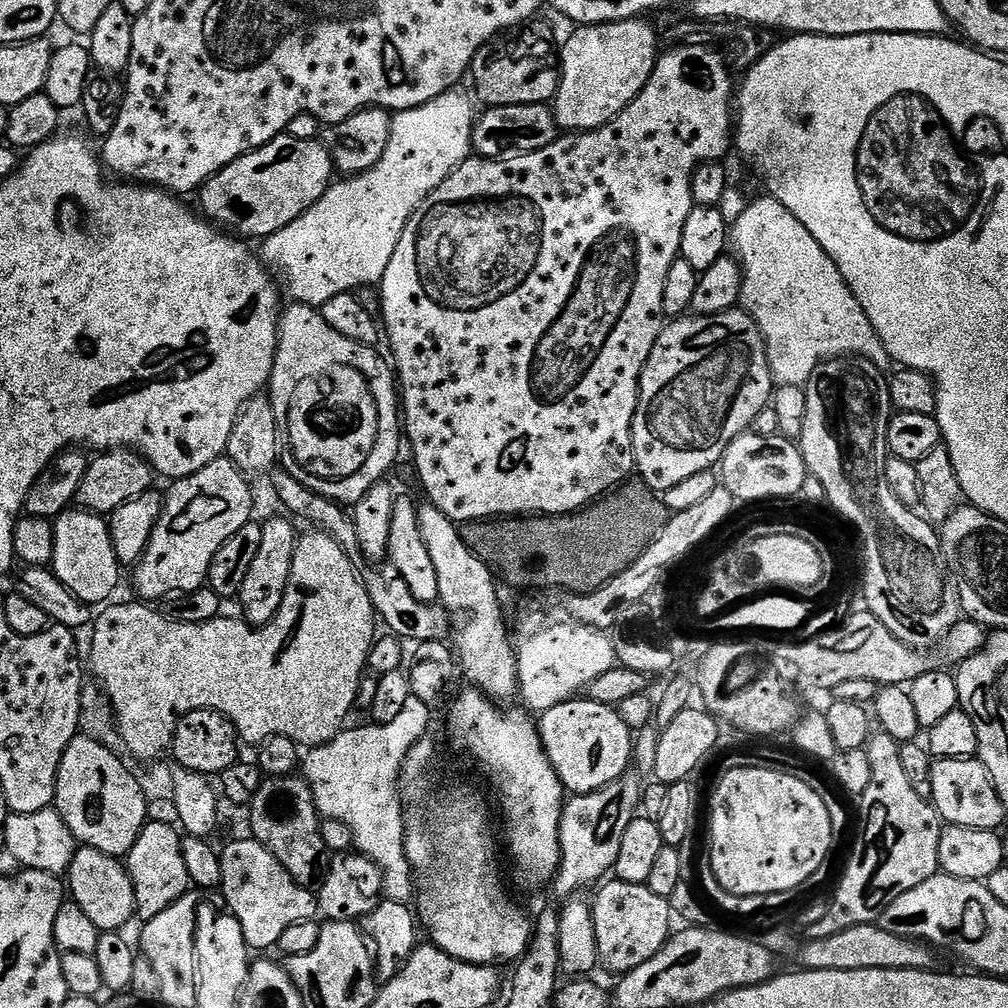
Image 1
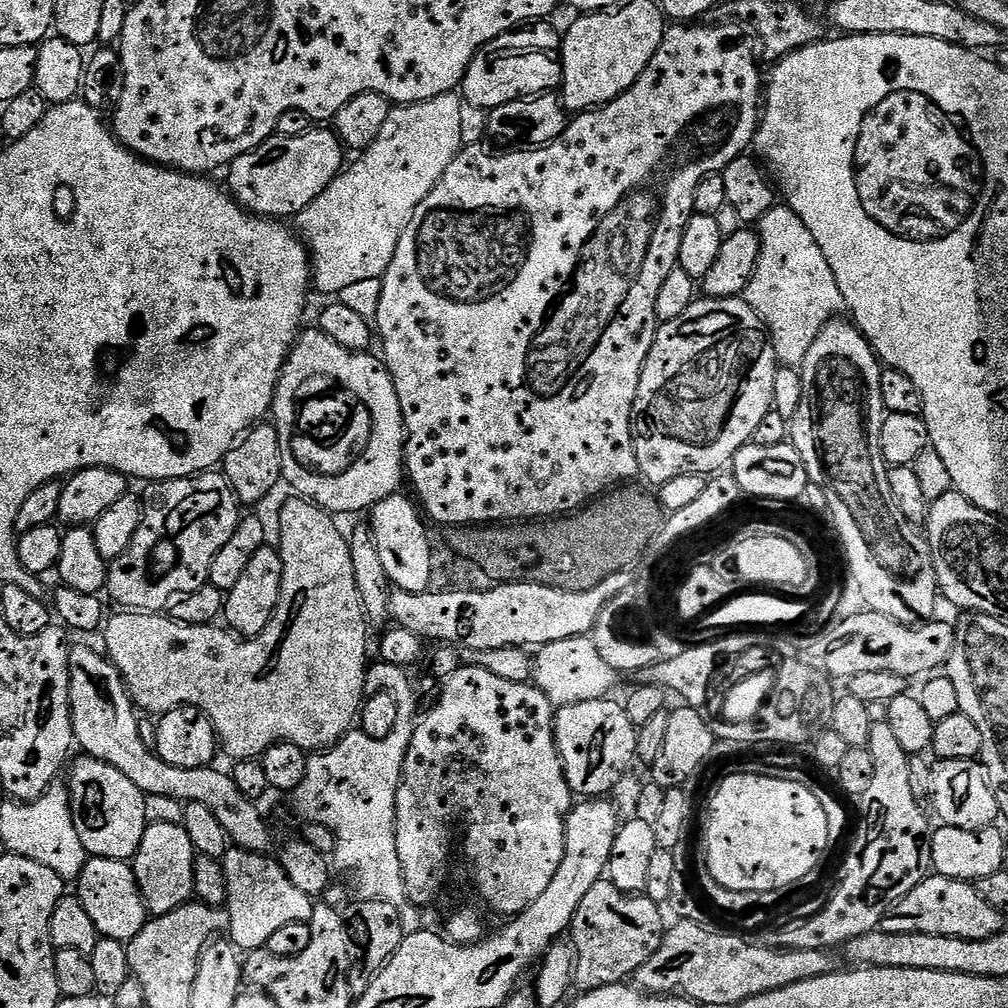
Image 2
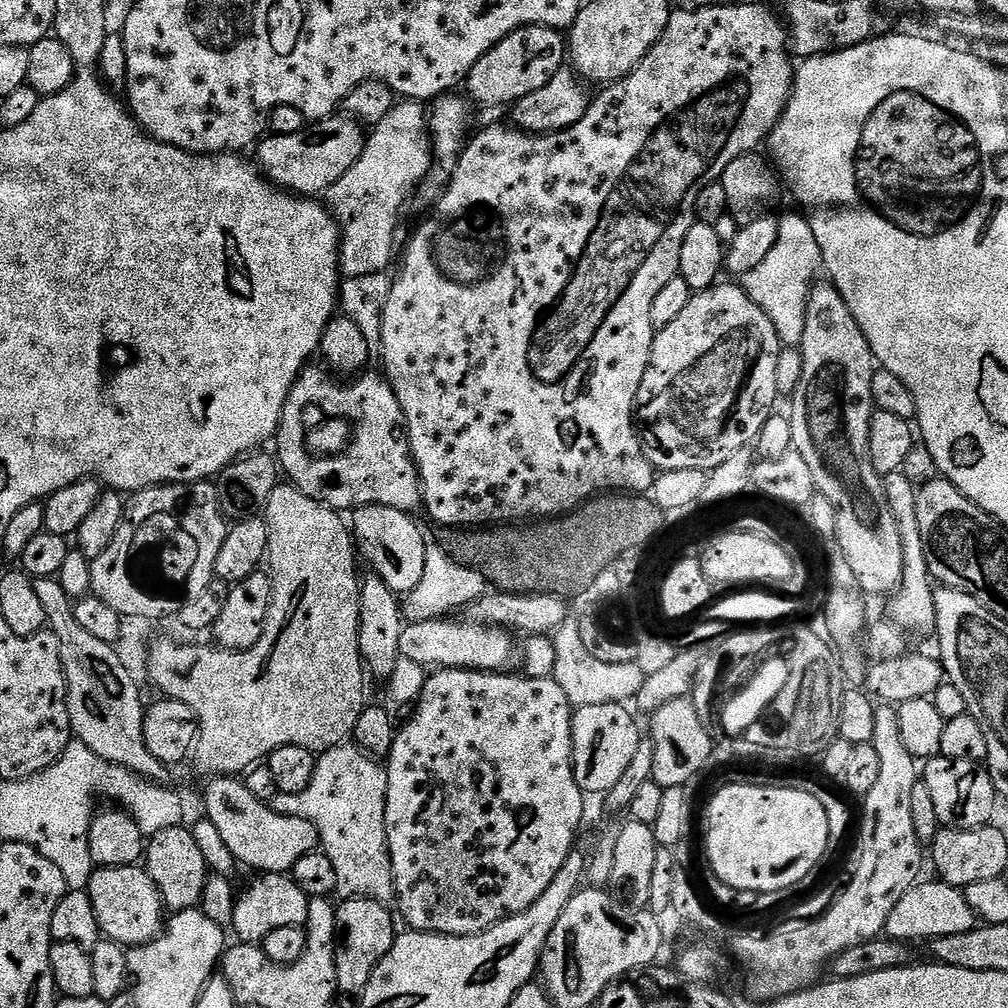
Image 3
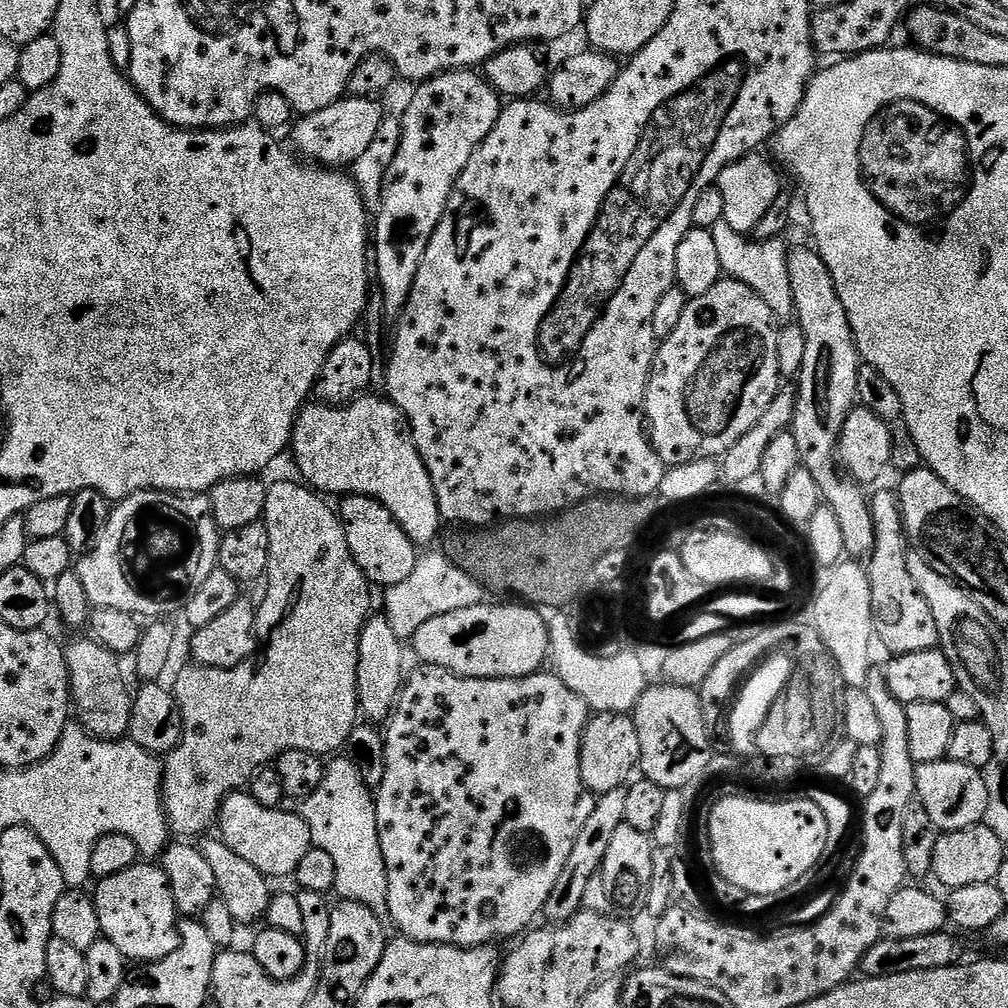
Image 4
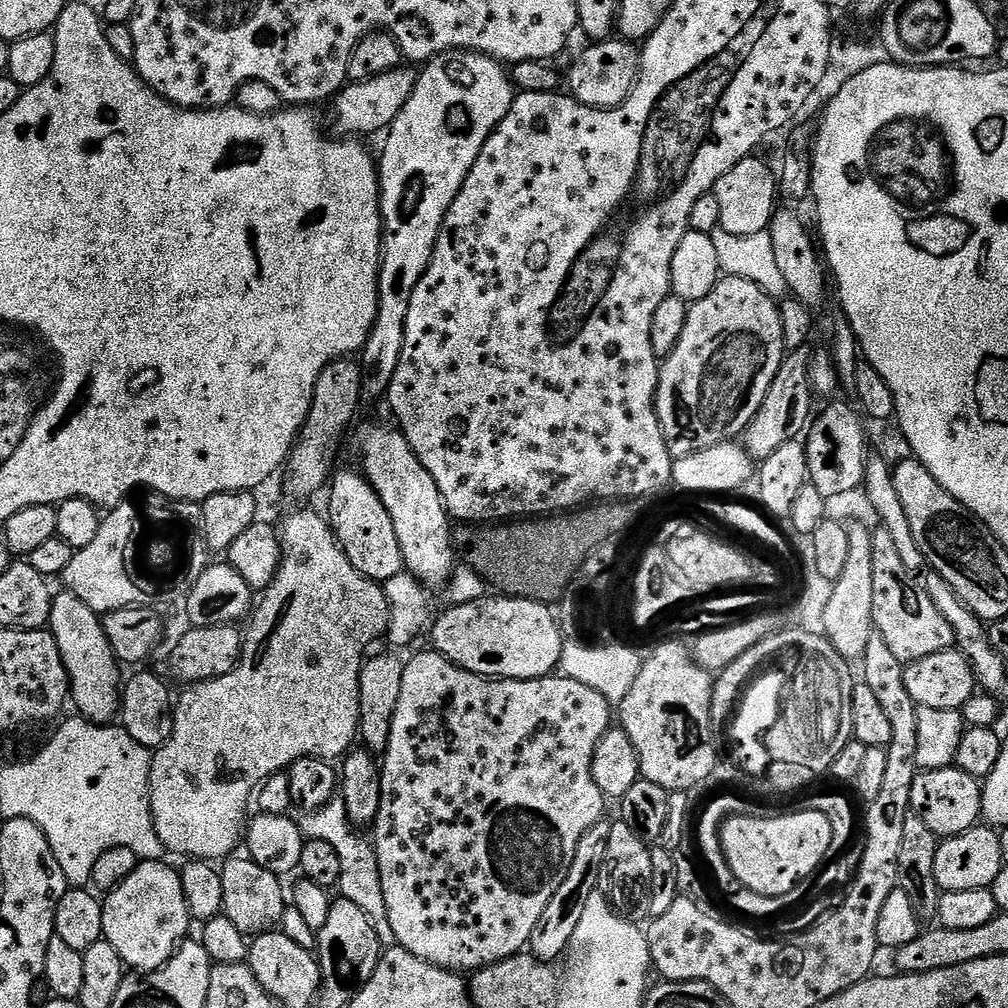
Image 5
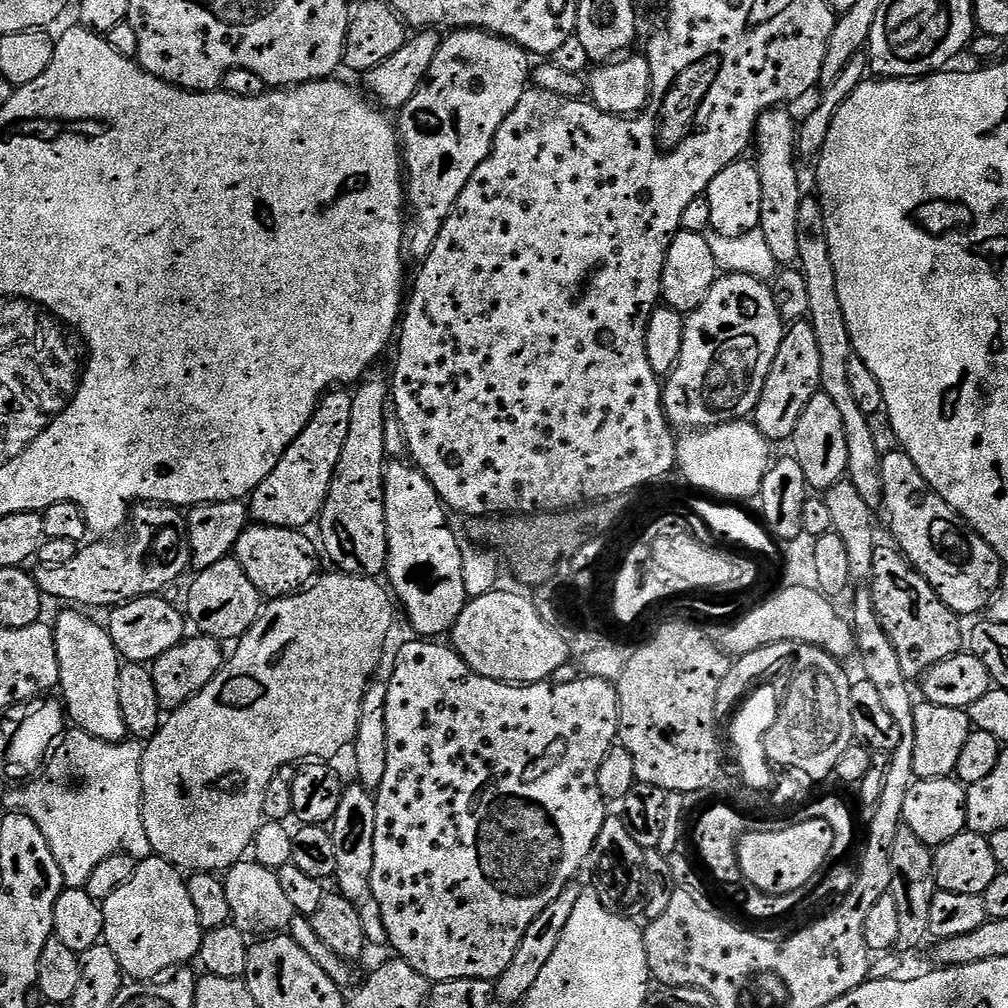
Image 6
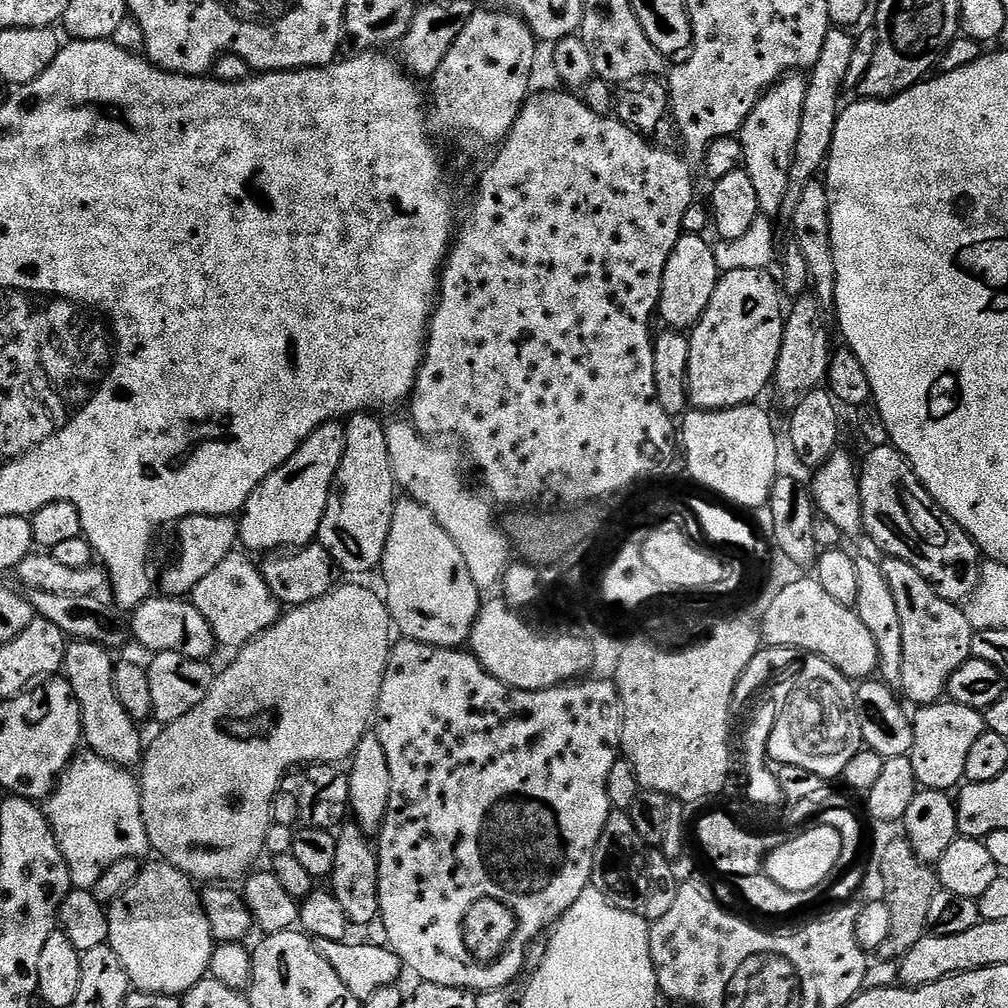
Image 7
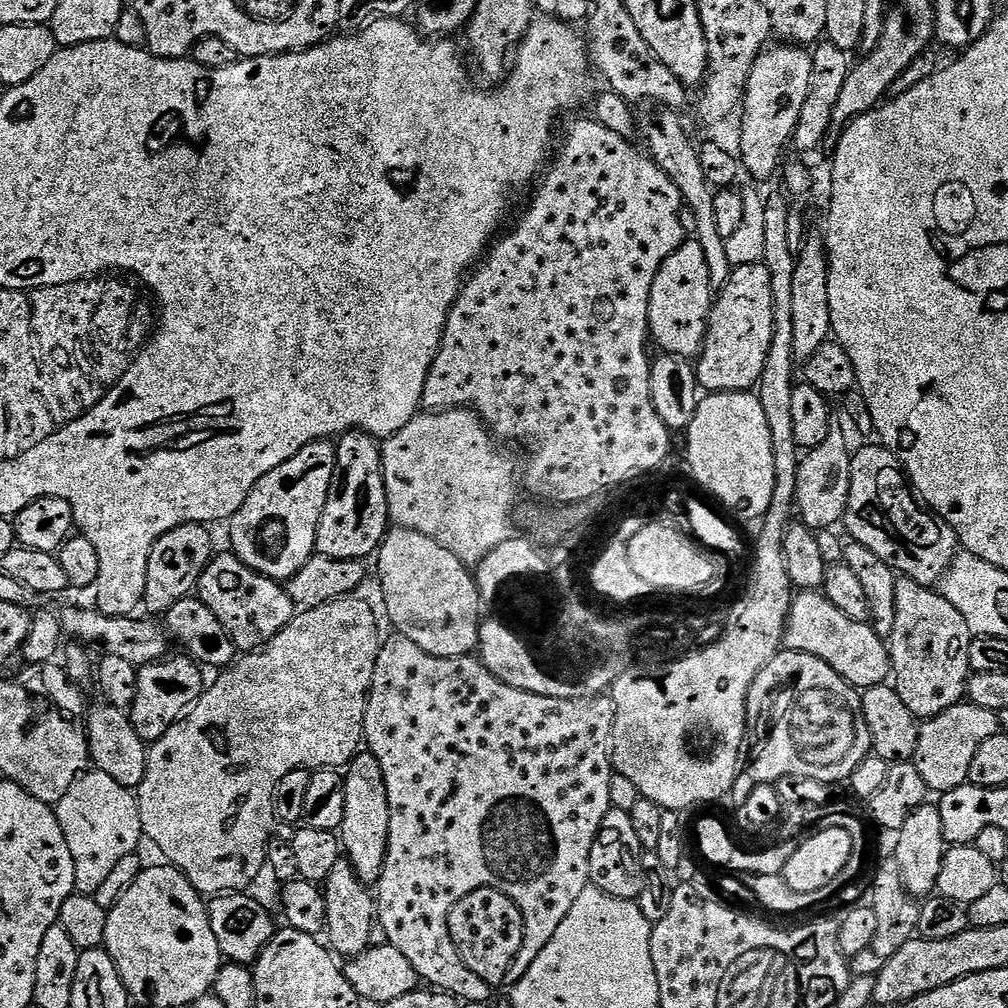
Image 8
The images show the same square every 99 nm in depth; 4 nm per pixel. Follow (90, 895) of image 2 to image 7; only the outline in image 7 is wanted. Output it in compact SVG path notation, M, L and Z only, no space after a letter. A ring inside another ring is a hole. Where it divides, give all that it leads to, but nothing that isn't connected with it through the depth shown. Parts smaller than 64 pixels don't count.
M145 863L138 878L134 878L132 885L108 908L110 934L107 944L114 950L114 954L118 954L118 962L122 962L129 985L135 991L180 998L209 975L214 937L208 915L200 901L200 892L192 877L172 864L155 863Z

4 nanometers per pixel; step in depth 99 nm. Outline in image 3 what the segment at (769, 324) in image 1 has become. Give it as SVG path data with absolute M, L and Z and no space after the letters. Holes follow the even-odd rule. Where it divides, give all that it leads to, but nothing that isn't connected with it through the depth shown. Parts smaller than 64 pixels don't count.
M796 212L779 217L778 242L774 242L766 259L745 275L748 277L748 287L744 293L754 302L754 306L762 310L762 314L766 314L766 318L770 318L770 322L774 322L774 330L784 346L799 345L806 326L806 306L812 285L817 283L819 276L816 275L822 272L818 238L814 238L814 230L810 230L807 215ZM764 280L768 280L768 284L764 284Z

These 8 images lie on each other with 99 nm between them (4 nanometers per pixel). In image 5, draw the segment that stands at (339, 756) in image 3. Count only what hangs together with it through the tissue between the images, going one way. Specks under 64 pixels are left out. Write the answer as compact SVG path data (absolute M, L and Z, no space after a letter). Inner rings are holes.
M333 798L328 804L313 812L298 808L291 813L291 817L294 826L298 826L305 840L317 840L334 846L338 854L338 862L342 862L342 874L338 885L339 895L362 909L362 914L366 914L374 934L378 934L380 945L395 945L394 930L390 930L390 914L386 914L386 898L382 898L382 878L378 874L376 849L369 841L367 844L360 837L363 835L350 822L343 800Z

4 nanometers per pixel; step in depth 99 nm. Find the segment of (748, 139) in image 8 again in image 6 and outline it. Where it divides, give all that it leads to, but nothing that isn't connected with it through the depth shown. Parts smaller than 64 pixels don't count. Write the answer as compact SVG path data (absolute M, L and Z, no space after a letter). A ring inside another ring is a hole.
M787 107L771 108L756 124L754 163L761 176L761 216L758 229L766 238L777 265L792 266L800 259L798 250L798 206L802 199L800 176L796 173L797 121L792 121Z

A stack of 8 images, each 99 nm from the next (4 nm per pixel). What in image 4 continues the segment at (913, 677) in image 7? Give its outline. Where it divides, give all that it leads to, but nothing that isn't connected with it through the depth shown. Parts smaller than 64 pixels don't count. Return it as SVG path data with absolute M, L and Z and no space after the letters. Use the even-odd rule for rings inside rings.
M895 491L871 493L872 521L874 522L874 546L866 567L872 595L872 626L874 636L889 648L892 656L914 654L936 648L940 643L938 626L934 626L934 614L926 606L926 598L918 594L914 578L910 578L908 553L910 545L900 513L900 497Z

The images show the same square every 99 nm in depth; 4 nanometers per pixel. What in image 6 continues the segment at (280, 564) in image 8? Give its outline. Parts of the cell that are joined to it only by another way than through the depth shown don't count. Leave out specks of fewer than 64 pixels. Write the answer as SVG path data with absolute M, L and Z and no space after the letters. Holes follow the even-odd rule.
M329 390L320 399L306 430L290 442L286 454L270 470L268 477L250 494L250 516L257 524L269 524L279 528L307 529L308 523L315 521L324 509L328 497L328 487L342 446L346 446L346 434L350 431L350 406L352 392Z

